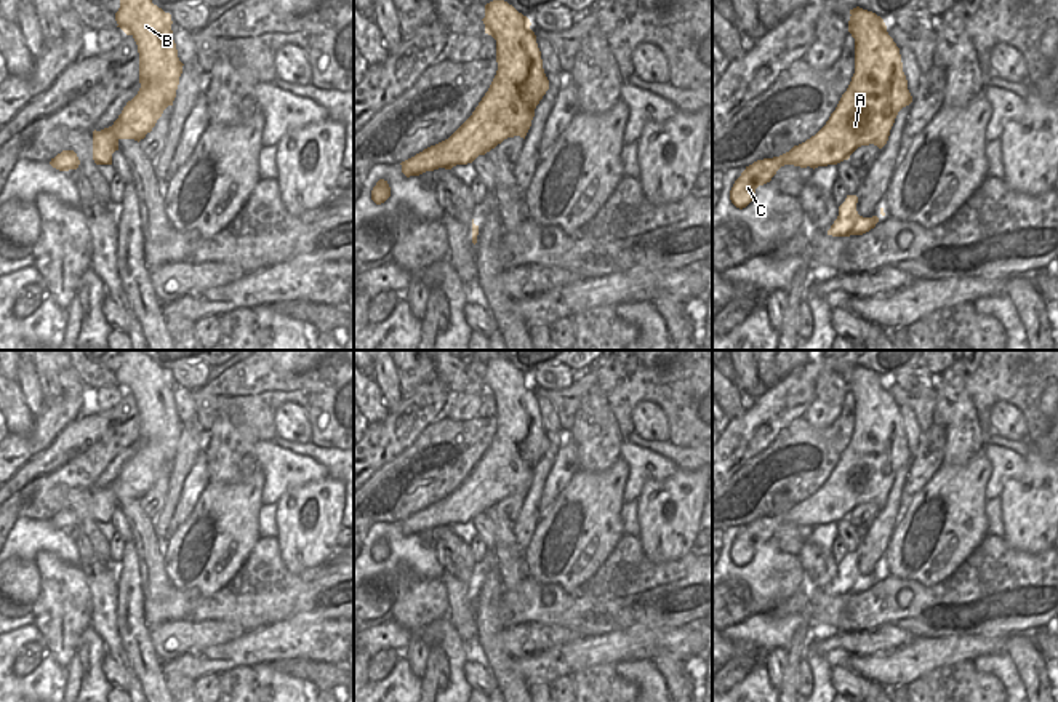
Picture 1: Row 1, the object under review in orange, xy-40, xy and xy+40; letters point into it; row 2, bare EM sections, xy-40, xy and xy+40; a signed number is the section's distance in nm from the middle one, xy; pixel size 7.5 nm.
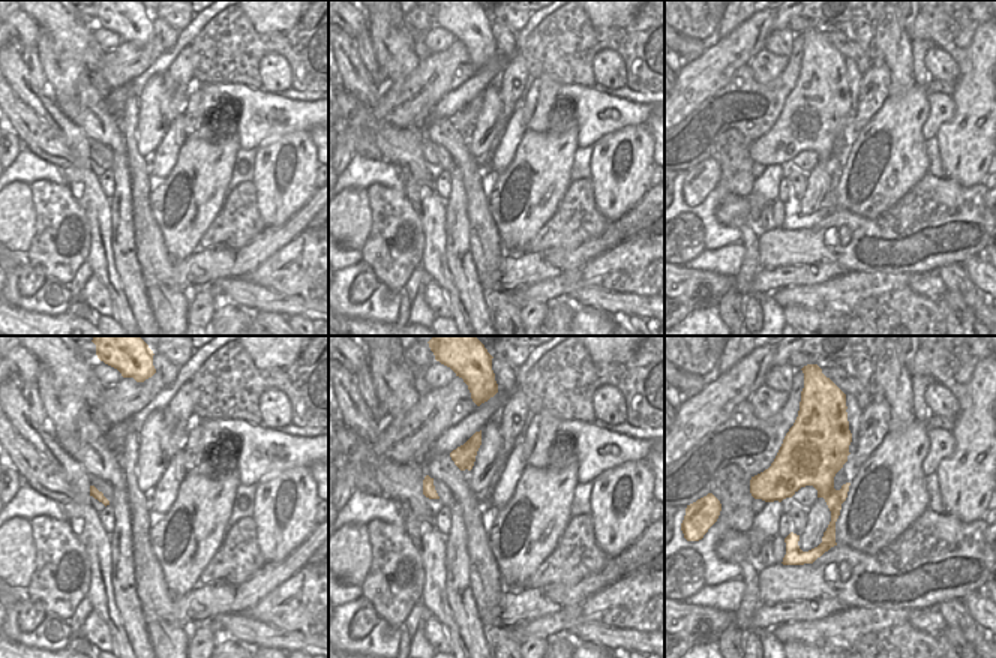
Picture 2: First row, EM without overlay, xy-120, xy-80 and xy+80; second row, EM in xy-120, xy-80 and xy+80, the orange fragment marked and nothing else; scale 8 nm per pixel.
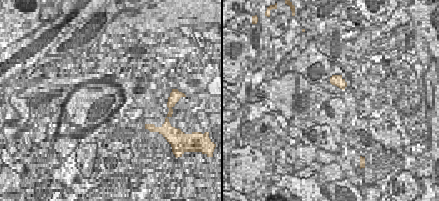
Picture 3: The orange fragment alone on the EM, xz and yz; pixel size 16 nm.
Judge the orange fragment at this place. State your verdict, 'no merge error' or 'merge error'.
no merge error

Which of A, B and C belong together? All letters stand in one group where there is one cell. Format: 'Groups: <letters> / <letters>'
Groups: A B C.

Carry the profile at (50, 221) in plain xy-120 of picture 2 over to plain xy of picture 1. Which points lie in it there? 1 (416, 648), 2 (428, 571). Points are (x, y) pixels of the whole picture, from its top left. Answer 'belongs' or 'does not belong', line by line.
1: belongs
2: does not belong

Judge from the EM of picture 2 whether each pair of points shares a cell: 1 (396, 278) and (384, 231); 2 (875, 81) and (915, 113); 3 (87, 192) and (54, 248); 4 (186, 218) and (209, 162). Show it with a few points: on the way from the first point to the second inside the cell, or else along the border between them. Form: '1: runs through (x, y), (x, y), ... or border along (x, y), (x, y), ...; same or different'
1: runs through (393, 266), (392, 255), (384, 243); same
2: border along (888, 96), (866, 125); different
3: border along (66, 185), (84, 213), (89, 225), (89, 239); different
4: runs through (189, 204), (200, 176); same

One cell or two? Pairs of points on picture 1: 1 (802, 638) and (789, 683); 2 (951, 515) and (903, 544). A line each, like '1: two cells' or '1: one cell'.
1: one cell
2: one cell

